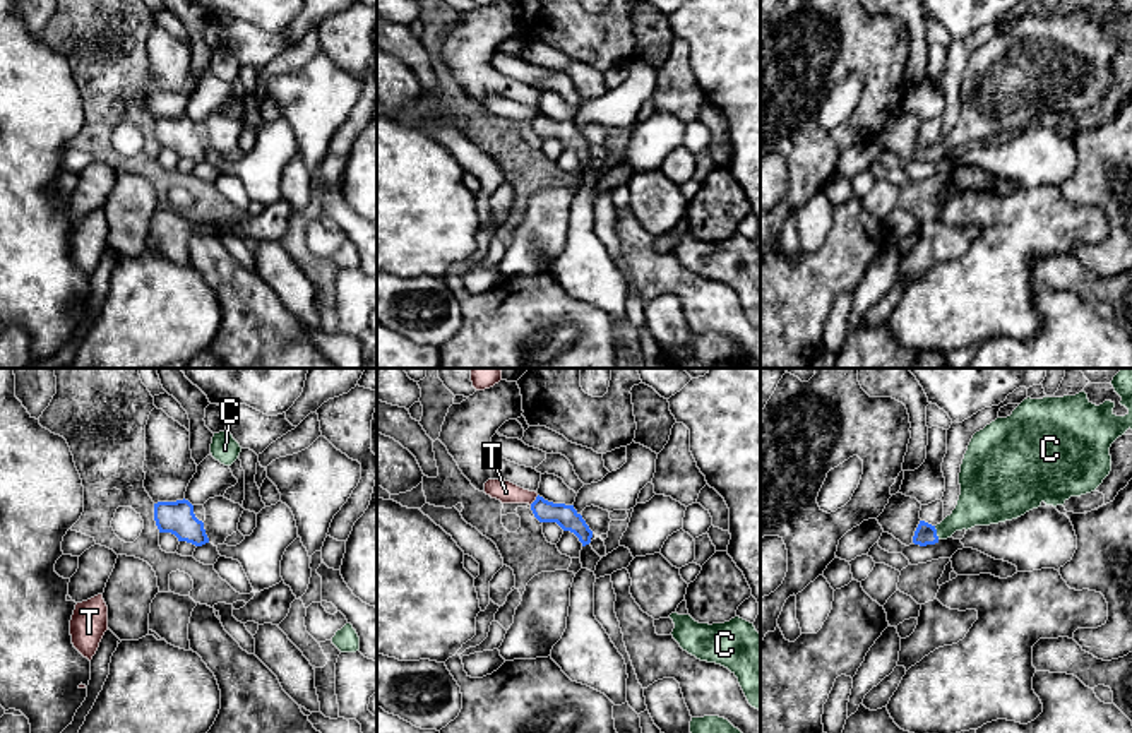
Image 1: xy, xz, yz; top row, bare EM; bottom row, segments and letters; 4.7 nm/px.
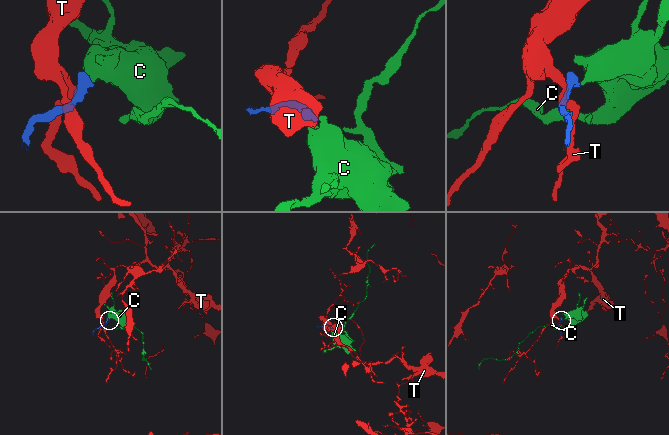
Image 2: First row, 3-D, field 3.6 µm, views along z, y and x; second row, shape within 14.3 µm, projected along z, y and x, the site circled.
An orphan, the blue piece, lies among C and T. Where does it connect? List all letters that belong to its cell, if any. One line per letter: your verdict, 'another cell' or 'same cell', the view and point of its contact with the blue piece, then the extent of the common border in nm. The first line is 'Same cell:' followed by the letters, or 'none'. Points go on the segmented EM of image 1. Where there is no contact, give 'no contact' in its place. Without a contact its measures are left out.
Same cell: C
C: same cell | yz (935, 533) | 70 nm
T: another cell | xz (535, 500) | 60 nm

